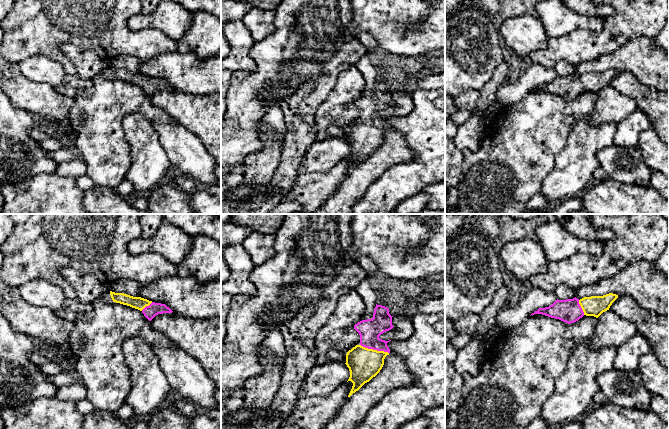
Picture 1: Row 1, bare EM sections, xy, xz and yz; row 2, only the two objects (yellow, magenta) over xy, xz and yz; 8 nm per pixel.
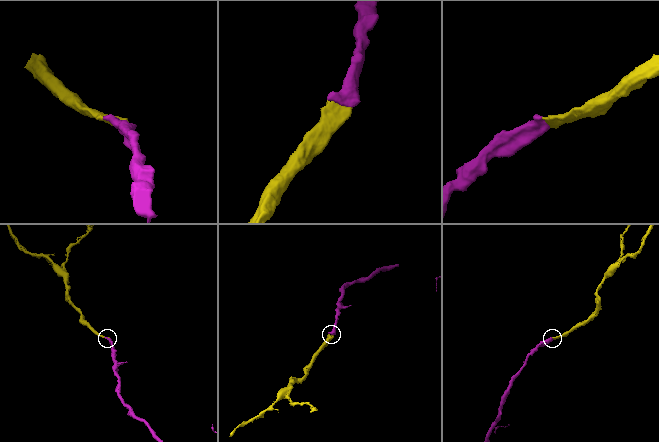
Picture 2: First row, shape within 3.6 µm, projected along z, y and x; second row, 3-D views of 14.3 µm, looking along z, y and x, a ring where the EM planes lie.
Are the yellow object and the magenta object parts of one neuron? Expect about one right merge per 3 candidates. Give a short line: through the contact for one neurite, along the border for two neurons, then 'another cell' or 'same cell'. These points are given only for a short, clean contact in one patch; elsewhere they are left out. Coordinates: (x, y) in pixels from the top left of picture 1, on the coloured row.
line xz (363, 363), (374, 350), (369, 341), (369, 330); same cell

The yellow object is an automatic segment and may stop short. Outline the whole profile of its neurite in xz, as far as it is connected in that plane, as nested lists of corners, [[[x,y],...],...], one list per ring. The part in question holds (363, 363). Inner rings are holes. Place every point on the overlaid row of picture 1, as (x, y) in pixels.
[[[376,304],[372,319],[362,320],[354,325],[354,329],[360,335],[360,344],[346,354],[345,364],[350,371],[348,381],[353,383],[348,397],[382,369],[390,349],[387,346],[389,341],[382,340],[379,336],[394,327],[392,317],[387,307]]]

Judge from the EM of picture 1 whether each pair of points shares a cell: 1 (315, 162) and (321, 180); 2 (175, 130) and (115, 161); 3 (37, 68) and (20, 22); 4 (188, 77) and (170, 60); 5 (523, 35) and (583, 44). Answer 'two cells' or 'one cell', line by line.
1: two cells
2: two cells
3: two cells
4: one cell
5: two cells

